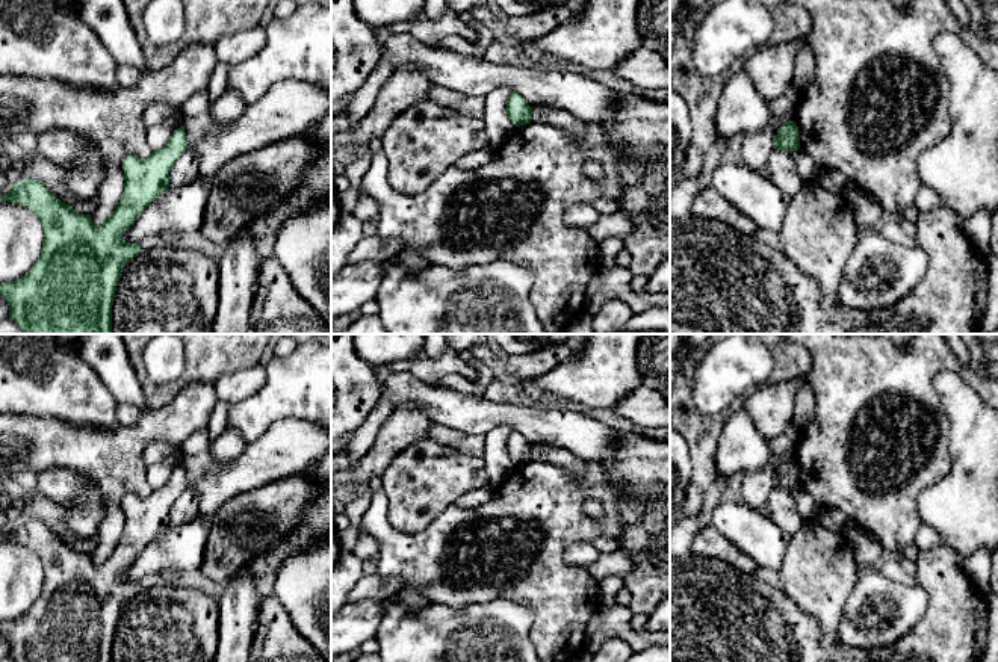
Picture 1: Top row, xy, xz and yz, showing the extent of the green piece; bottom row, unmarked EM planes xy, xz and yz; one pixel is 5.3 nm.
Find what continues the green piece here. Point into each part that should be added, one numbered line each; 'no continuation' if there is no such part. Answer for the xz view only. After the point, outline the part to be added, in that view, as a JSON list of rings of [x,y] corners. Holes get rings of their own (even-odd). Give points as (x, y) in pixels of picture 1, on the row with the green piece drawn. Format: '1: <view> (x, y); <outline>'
no continuation

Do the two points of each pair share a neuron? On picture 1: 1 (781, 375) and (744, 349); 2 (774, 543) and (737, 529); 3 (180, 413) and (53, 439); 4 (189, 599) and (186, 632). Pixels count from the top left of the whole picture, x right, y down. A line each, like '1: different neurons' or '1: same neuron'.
1: different neurons
2: same neuron
3: same neuron
4: same neuron

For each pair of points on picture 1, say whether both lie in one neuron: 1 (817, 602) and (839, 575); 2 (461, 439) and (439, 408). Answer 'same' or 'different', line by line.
1: same
2: different

